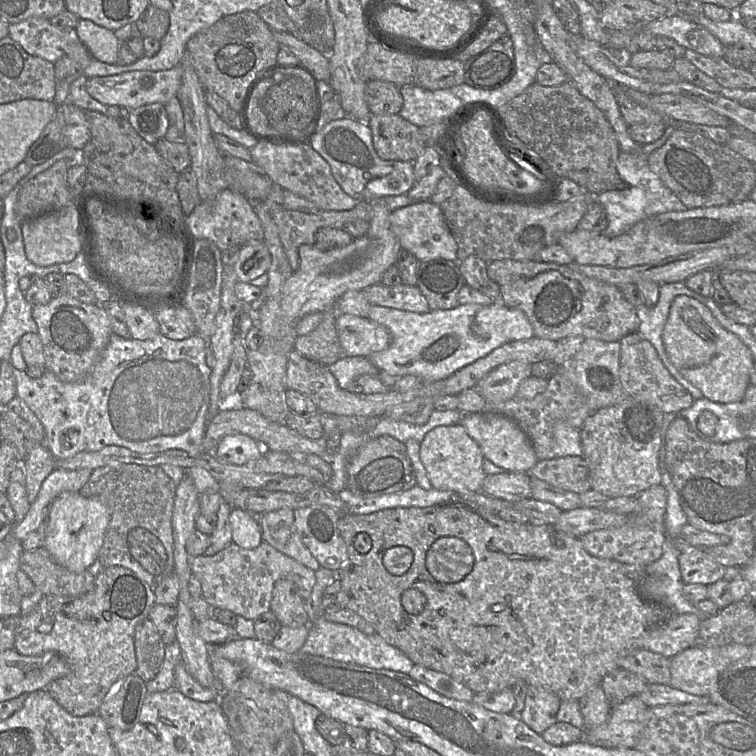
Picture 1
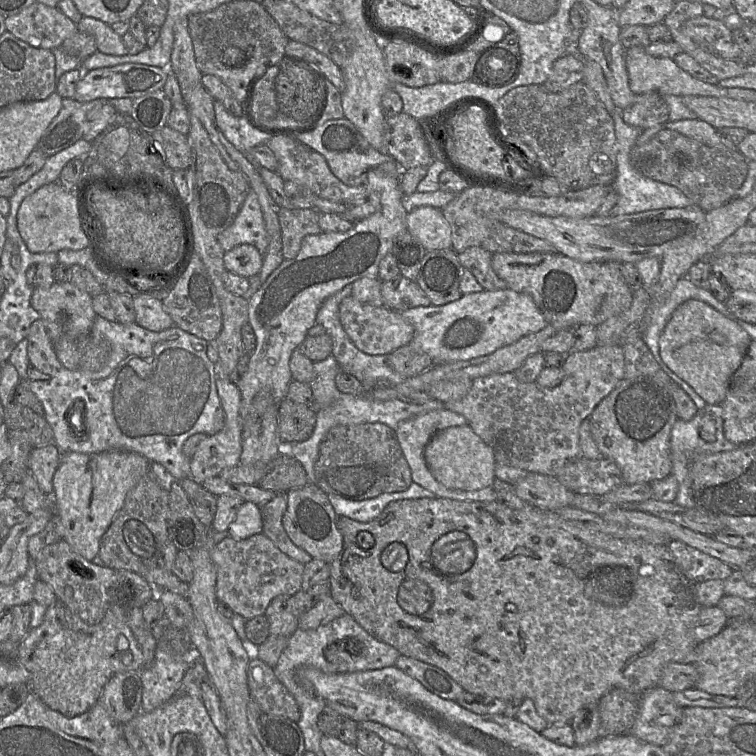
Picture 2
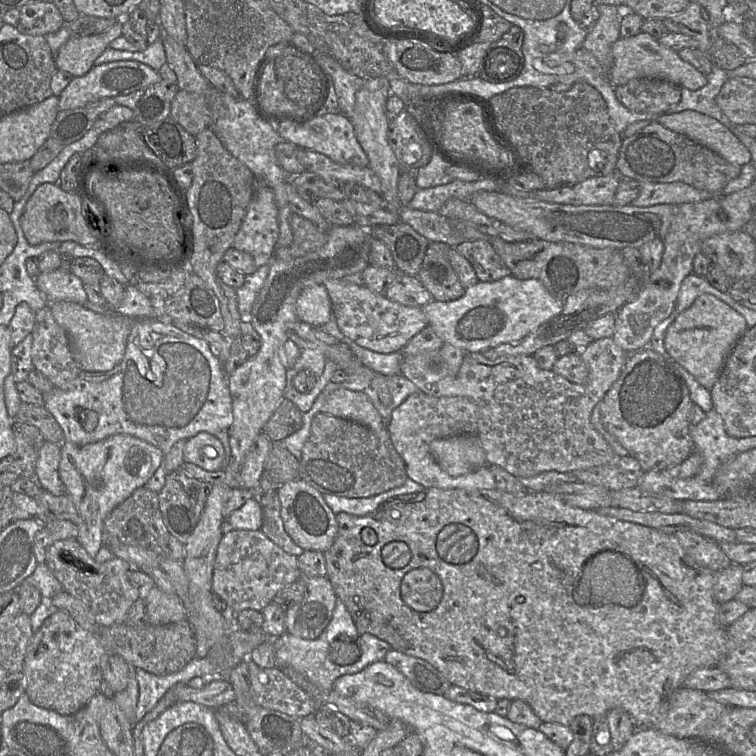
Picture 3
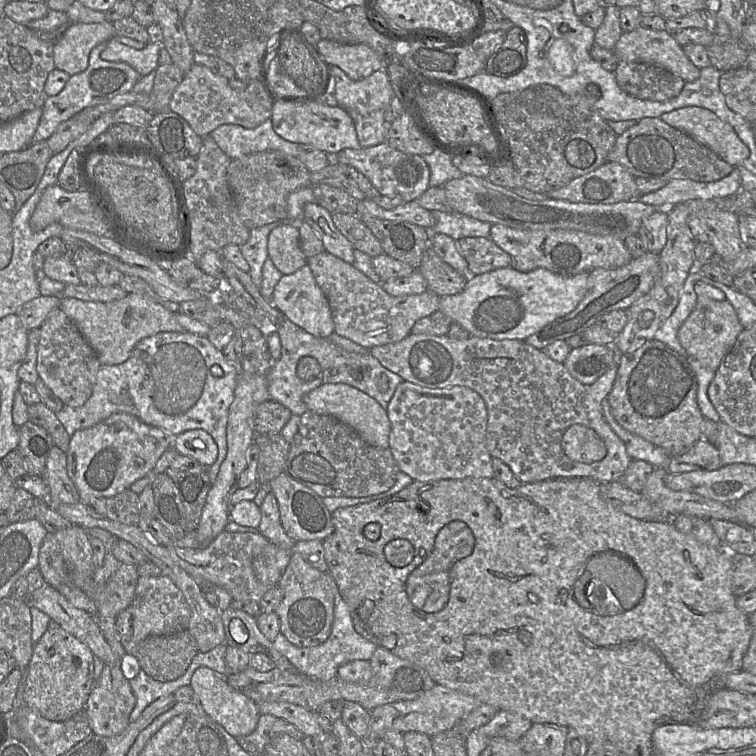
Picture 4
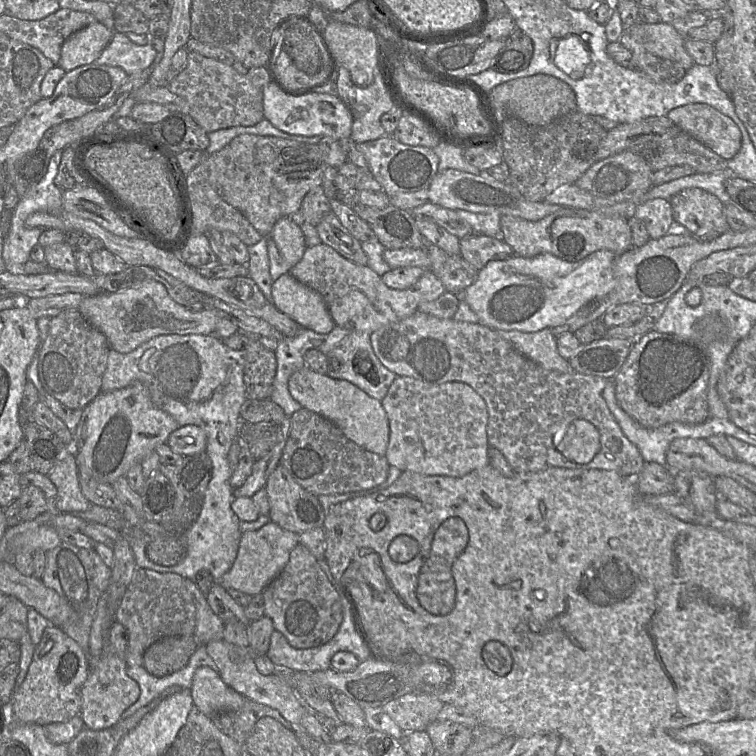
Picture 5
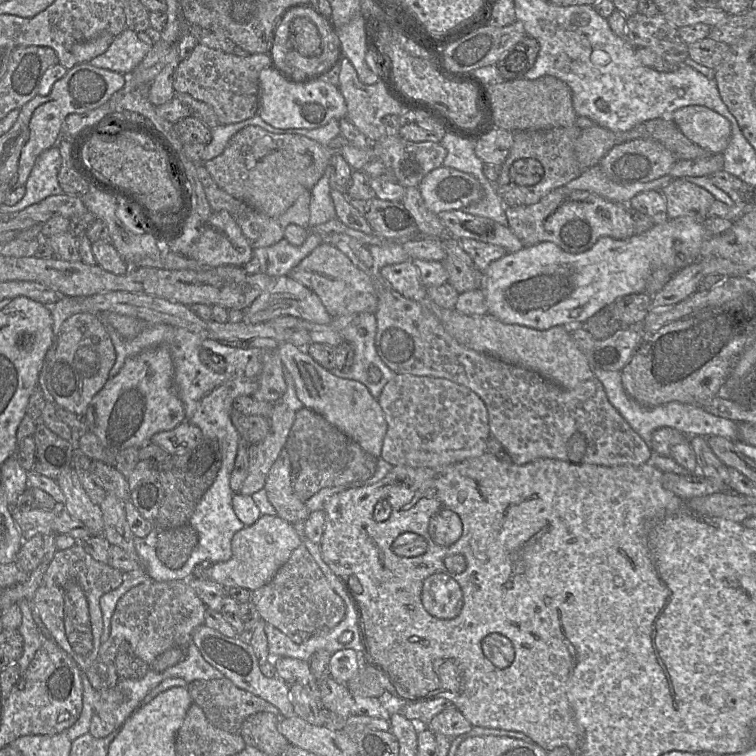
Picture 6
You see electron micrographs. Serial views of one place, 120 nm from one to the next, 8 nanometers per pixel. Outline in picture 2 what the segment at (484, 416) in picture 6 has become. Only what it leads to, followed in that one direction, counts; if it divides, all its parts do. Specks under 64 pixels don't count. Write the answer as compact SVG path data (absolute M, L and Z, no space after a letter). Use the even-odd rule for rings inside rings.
M446 408L432 410L425 414L418 415L414 418L404 420L401 423L399 423L397 429L395 430L395 434L399 441L401 450L411 469L412 481L420 485L421 487L433 492L438 497L481 502L494 501L497 498L493 487L486 487L480 490L472 491L449 489L435 479L435 477L433 476L429 467L426 464L424 458L424 449L427 443L432 438L432 436L440 430L462 425L467 425L466 418Z

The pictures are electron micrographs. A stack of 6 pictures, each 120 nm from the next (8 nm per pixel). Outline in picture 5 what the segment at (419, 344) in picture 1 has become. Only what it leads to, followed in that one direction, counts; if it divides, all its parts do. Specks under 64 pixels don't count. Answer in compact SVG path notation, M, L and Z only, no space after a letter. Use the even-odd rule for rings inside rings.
M598 250L576 262L564 261L551 253L525 258L513 255L507 260L490 260L478 271L473 284L460 295L479 318L479 323L492 329L537 332L564 324L581 307L609 293L614 287L613 263L616 254Z

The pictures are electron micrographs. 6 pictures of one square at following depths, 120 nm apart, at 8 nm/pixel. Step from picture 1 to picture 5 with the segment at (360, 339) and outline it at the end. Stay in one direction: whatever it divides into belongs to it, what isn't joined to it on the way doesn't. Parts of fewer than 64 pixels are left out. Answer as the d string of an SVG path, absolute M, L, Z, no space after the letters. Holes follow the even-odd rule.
M323 243L307 247L302 259L290 268L289 274L322 296L335 325L369 334L386 324L407 318L417 311L421 303L435 300L446 291L442 282L430 269L425 269L418 281L406 290L389 288L382 282L380 276L368 266L361 266L347 260L333 248Z

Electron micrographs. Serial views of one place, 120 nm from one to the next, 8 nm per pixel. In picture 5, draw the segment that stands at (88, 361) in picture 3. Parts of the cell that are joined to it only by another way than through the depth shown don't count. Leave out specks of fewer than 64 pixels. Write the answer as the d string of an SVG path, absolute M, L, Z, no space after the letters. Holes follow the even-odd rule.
M152 279L115 293L101 292L84 297L78 311L106 336L110 348L120 353L129 353L158 335L212 335L219 320L211 309L189 311L169 297L163 284Z

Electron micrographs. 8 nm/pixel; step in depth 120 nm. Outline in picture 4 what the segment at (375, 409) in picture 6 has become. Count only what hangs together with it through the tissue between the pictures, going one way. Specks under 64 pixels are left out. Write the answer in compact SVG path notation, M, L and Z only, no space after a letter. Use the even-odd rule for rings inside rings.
M324 382L319 387L304 395L303 401L308 410L318 414L332 416L350 427L368 444L387 449L389 448L389 435L391 430L387 412L369 395L343 383Z

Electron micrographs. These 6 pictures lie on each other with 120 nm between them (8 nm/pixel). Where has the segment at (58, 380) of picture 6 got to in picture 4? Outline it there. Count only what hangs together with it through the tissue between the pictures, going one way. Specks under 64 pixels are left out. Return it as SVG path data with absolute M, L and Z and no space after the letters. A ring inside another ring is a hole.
M59 308L53 309L40 326L36 370L45 385L70 407L82 406L91 396L101 367L97 354L76 324Z

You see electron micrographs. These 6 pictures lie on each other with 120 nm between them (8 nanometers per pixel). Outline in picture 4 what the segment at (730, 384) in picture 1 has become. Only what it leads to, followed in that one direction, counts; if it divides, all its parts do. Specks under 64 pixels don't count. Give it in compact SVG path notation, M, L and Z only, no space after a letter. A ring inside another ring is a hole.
M697 295L694 310L678 330L678 340L687 356L716 372L743 330L744 328L729 301L719 301L704 295Z

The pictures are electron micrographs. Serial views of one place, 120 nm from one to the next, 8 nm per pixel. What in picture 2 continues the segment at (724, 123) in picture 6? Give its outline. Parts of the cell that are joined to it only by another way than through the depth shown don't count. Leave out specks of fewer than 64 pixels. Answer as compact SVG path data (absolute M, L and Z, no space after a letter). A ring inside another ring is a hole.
M684 119L680 121L668 121L665 127L678 133L699 141L709 147L725 146L737 149L734 144L725 141L718 131L710 124L700 119Z

